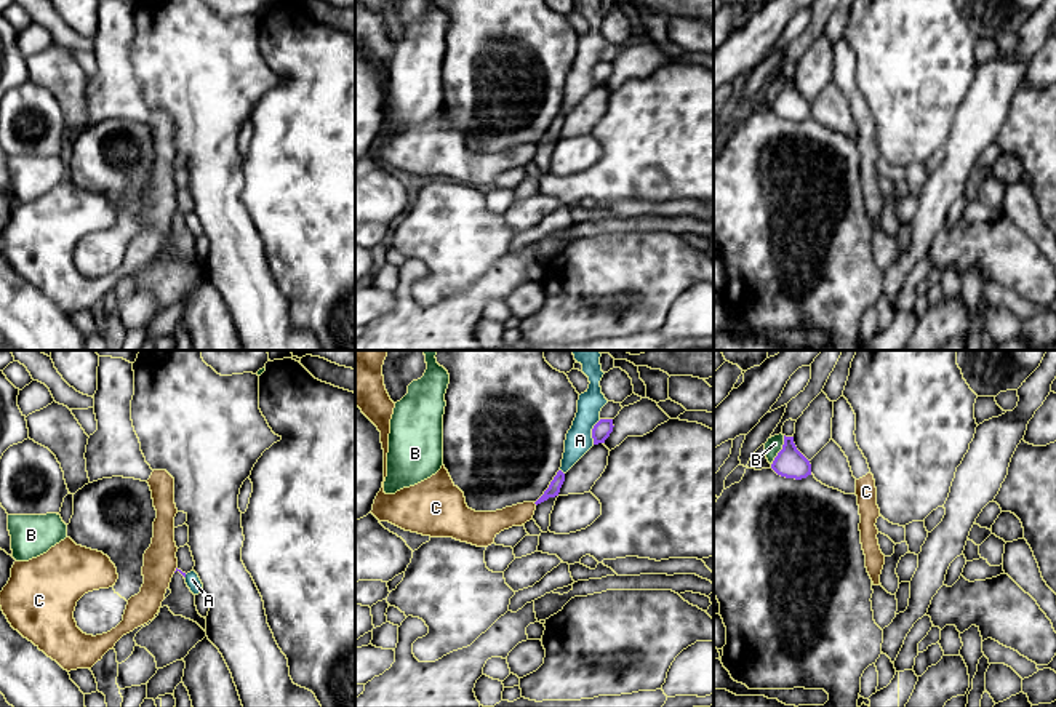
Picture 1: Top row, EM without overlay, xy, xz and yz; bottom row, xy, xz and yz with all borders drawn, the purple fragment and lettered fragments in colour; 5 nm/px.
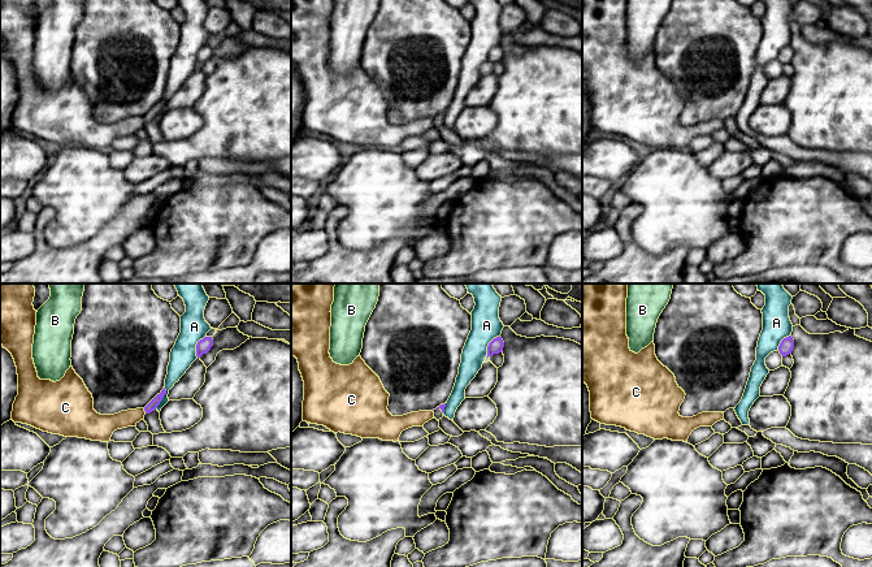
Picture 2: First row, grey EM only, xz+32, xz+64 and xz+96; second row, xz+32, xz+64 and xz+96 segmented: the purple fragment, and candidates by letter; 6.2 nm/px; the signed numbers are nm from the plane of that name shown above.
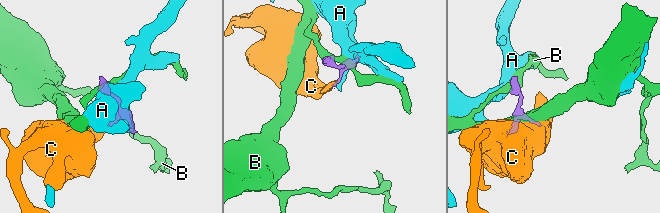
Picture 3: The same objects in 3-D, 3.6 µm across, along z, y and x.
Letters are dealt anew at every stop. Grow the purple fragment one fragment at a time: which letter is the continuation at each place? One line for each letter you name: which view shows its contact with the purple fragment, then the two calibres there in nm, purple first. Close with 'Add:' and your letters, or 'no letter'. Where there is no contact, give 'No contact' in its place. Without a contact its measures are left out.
Add: no letter

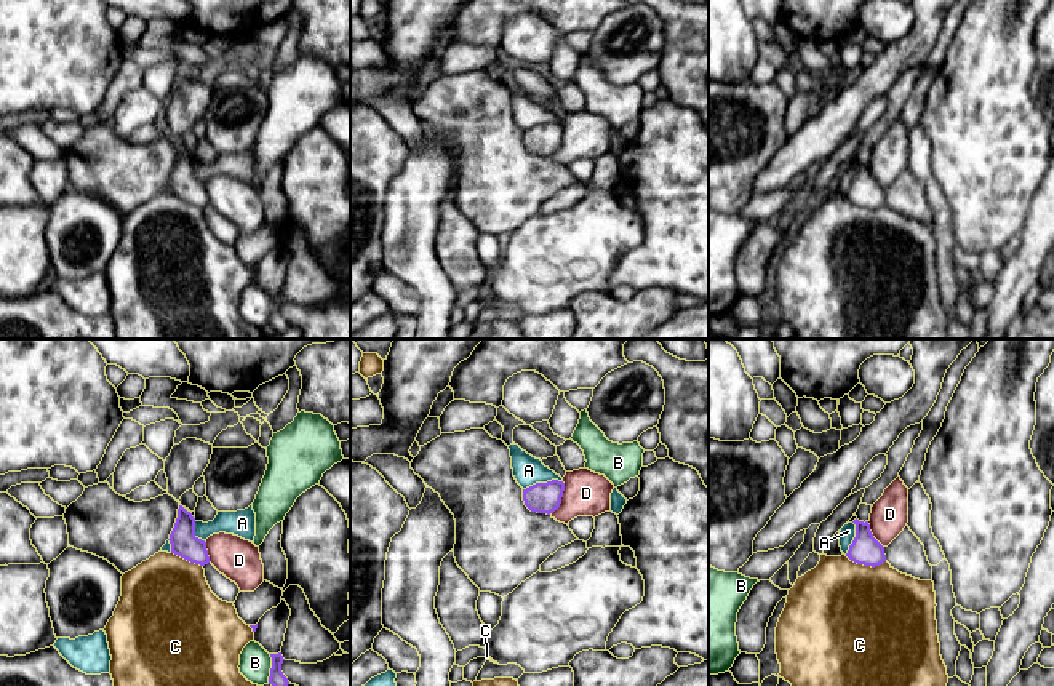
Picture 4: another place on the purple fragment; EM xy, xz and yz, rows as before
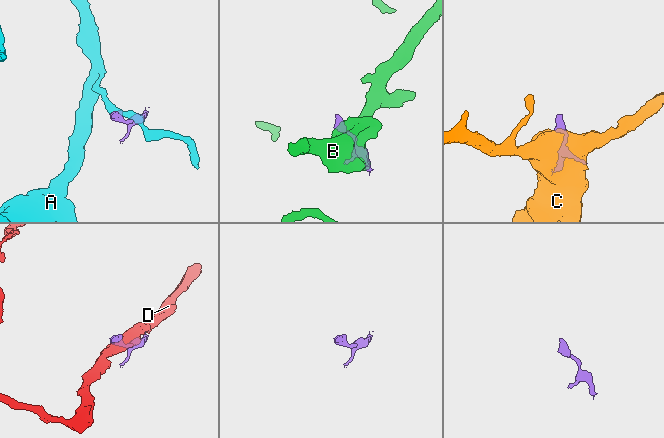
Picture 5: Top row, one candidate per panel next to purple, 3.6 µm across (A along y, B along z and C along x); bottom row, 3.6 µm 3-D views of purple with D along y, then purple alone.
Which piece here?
Add: no letter

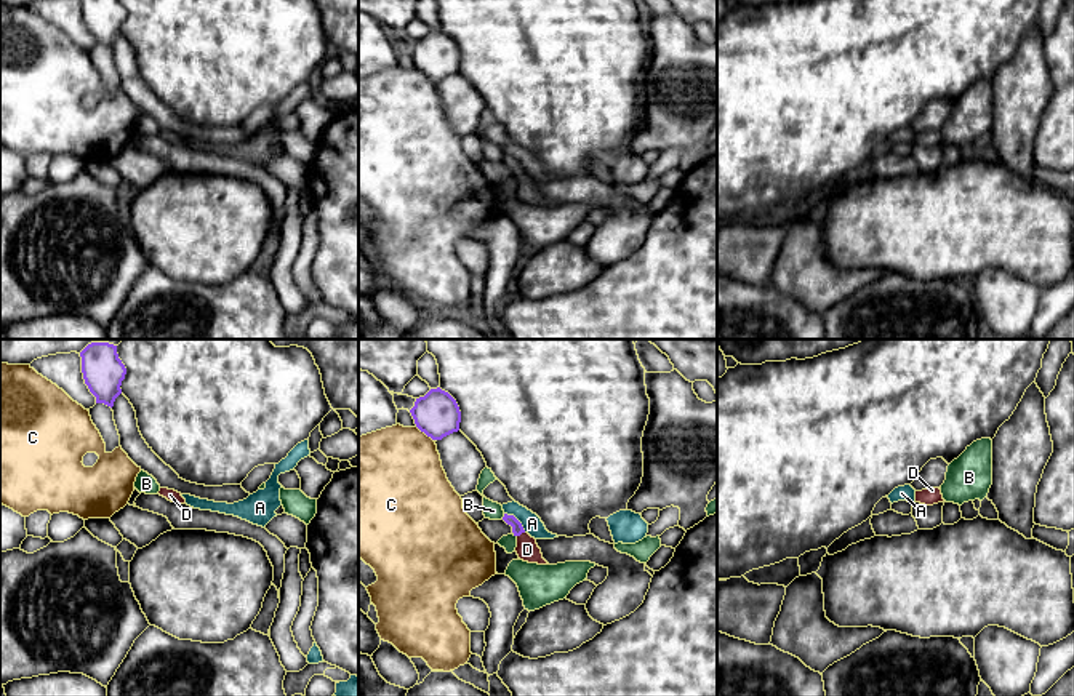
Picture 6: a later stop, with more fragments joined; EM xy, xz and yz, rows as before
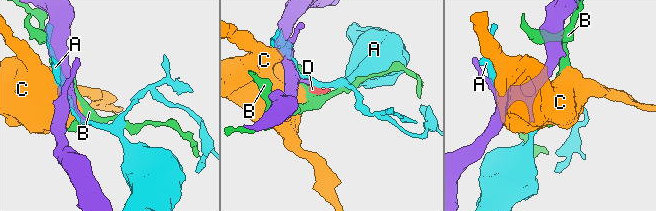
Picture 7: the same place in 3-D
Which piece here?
D: Touches purple in xz. Thickness 60 nm (purple) against 120 nm
Add: D

